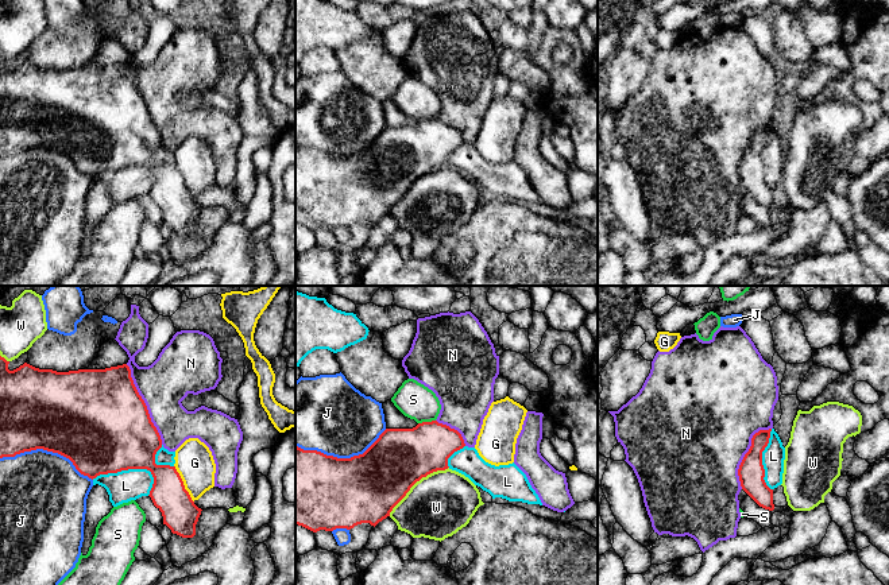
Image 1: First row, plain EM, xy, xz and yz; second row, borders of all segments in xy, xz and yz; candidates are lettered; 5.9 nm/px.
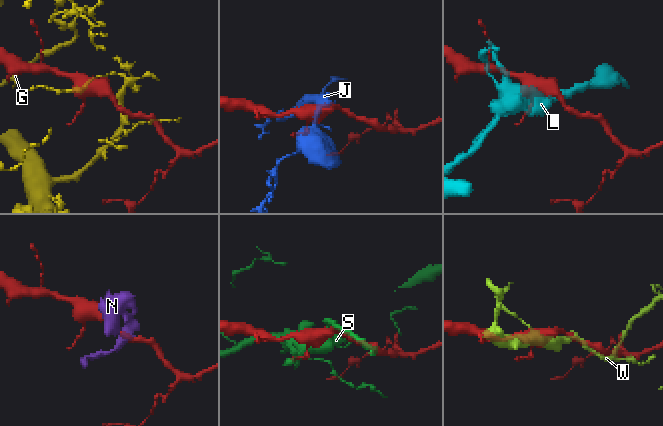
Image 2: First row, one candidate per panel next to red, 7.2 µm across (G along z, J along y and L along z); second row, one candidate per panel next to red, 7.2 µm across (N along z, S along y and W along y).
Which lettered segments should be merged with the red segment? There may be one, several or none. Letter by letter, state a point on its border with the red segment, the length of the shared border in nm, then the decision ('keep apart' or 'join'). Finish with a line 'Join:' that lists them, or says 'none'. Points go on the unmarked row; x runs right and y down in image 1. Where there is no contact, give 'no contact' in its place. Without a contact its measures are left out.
G: meets red in xy at (182, 182); contact 260 nm long; keep apart
J: meets red in xy at (47, 148); contact 550 nm long; keep apart
L: meets red in xy at (127, 167); contact 380 nm long; keep apart
N: meets red in xy at (145, 103); contact 550 nm long; keep apart
S: meets red in xz at (426, 120); contact 110 nm long; keep apart
W: meets red in xz at (416, 179); contact 460 nm long; keep apart
Join: none

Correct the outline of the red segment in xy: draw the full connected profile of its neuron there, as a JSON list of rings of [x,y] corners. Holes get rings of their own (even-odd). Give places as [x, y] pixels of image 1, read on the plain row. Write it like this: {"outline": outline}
{"outline": [[[0,54],[0,156],[43,147],[69,156],[81,173],[92,178],[100,173],[147,167],[154,175],[148,194],[162,210],[163,222],[182,236],[196,233],[196,222],[202,208],[192,198],[175,164],[155,162],[155,152],[162,146],[162,137],[151,120],[147,104],[134,82],[127,62],[69,70],[39,67],[27,61],[9,69],[8,62],[9,59]]]}

